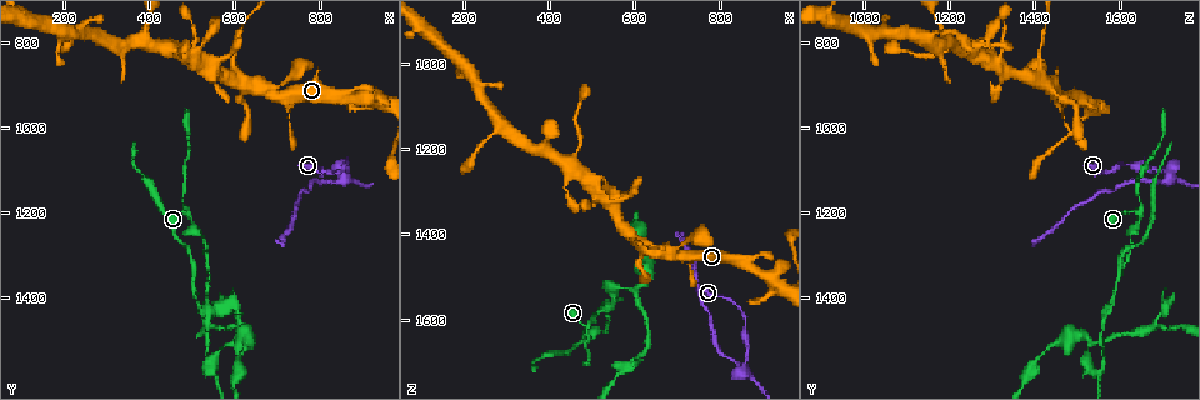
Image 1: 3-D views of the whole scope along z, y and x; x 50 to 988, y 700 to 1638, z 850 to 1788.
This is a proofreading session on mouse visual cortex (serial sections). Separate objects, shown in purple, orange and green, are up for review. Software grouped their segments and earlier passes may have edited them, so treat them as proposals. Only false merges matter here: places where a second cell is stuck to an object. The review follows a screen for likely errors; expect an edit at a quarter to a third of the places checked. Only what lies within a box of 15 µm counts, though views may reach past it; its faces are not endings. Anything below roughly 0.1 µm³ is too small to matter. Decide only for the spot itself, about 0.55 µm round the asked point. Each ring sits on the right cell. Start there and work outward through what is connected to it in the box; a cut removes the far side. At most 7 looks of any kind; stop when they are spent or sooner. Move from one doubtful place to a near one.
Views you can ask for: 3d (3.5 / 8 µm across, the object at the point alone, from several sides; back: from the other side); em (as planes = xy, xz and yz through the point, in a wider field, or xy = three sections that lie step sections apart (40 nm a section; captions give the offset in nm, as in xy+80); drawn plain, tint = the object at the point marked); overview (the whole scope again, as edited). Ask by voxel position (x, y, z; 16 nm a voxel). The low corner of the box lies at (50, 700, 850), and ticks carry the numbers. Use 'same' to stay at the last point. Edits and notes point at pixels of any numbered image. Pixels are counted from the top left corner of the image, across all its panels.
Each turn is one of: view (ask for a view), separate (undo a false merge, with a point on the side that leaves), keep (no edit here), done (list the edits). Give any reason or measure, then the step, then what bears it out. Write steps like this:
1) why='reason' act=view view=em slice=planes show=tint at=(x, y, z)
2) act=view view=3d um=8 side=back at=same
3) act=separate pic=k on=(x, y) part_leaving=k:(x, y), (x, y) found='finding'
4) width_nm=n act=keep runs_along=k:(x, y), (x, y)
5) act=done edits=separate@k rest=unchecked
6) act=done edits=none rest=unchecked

why='thin neck' act=view view=3d um=3.5 at=(490, 1200, 1630)

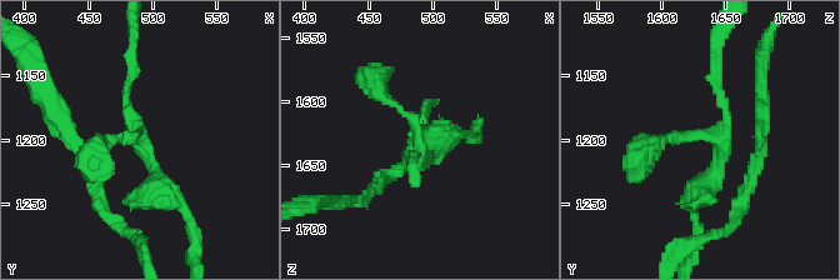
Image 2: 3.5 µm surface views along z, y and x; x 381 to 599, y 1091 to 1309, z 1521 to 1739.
why='need the tissue' act=view view=em slice=xy step=3 show=tint at=(492, 1196, 1634)

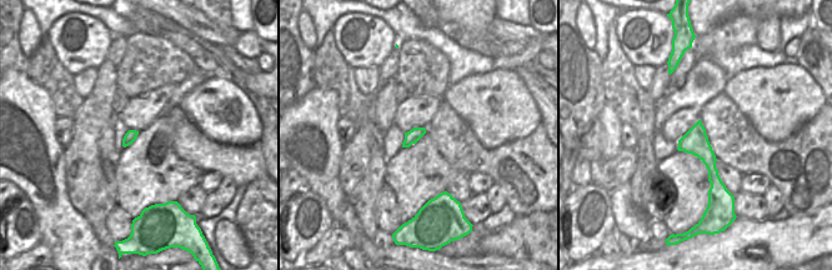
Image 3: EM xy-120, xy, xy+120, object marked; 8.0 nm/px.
width_nm=110 act=keep runs_along=3:(698, 125), (712, 200) found='continuous, no second cell'

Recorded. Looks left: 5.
why='two arms in line, one across' act=view view=3d um=8 at=(540, 1410, 1580)

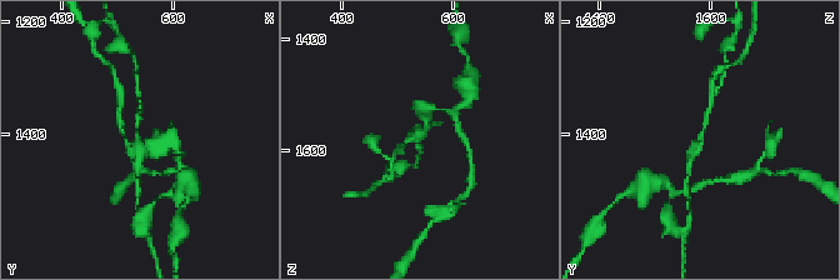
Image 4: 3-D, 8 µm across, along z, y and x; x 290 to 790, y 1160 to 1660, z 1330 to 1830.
why='closer look' act=view view=3d um=3.5 at=(540, 1415, 1575)

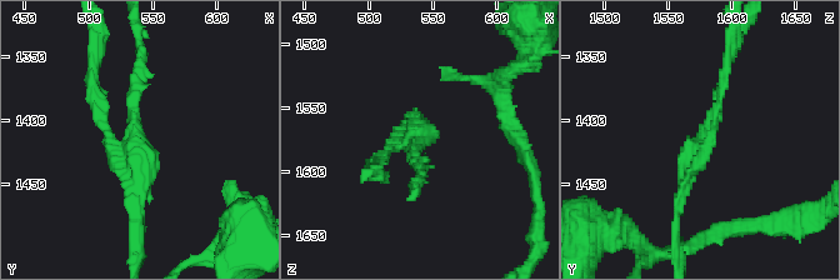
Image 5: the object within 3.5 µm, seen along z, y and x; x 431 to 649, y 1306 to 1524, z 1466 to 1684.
arms=3 arm_widths_nm=100,150,150 act=view view=em slice=xy step=5 show=tint at=(538, 1414, 1576)

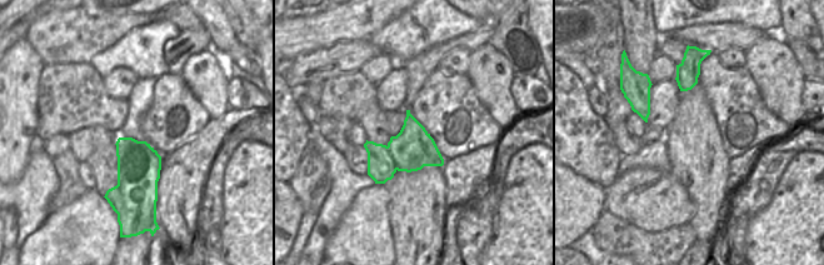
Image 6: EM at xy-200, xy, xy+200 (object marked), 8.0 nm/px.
act=separate pic=5 on=(95, 104) found='two cells meet here'

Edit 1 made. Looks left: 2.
why='branch point' act=view view=3d um=3.5 at=(860, 1100, 1710)

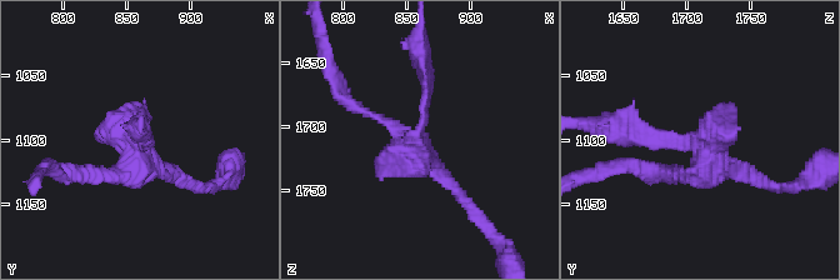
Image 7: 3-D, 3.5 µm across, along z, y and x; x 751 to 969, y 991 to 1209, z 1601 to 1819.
why='now the EM' act=view view=em slice=xy step=5 show=tint at=(858, 1104, 1704)

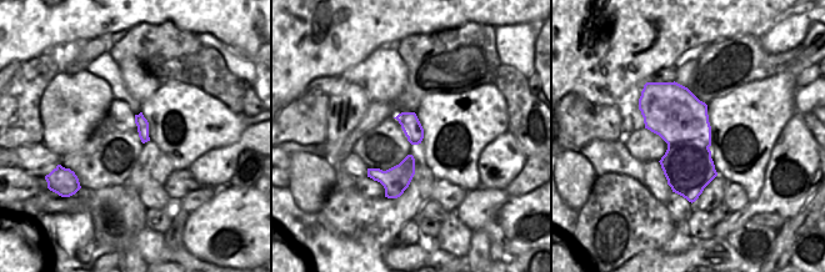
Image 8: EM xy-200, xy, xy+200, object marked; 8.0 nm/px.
act=separate pic=7 on=(766, 184) part_leaving=7:(701, 151), (695, 175), (640, 168) found='a second cell is stuck on'

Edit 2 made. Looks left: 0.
act=done edits=separate@5,separate@7 rest=unchecked

